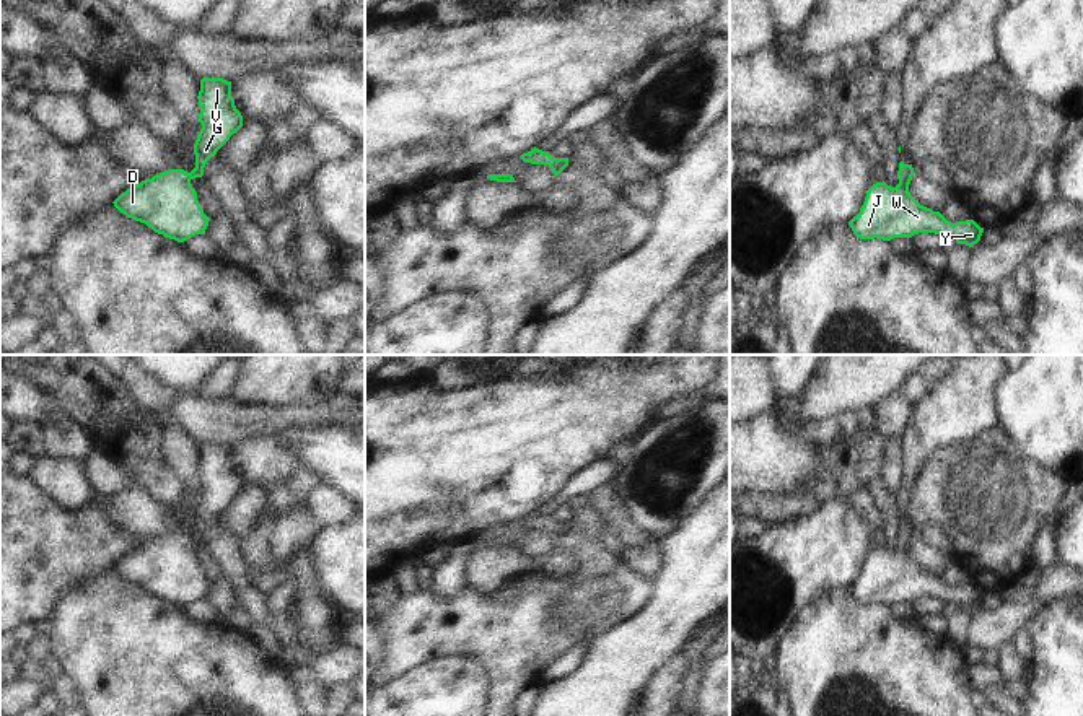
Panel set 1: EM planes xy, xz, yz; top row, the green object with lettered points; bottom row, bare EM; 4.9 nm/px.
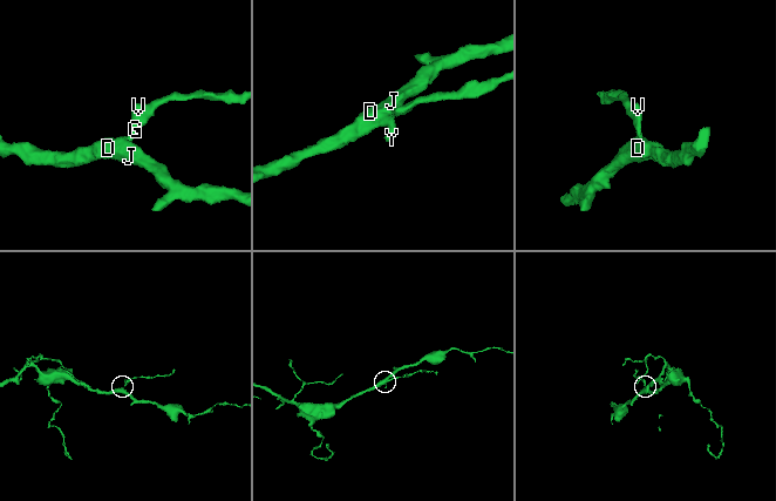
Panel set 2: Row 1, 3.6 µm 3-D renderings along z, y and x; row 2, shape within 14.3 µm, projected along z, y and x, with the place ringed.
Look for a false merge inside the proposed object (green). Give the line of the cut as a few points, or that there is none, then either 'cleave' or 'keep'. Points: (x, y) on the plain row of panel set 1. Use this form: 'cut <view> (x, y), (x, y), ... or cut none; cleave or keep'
cut none; keep

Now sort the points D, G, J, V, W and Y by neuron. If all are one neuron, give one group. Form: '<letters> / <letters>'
D G J V W Y

